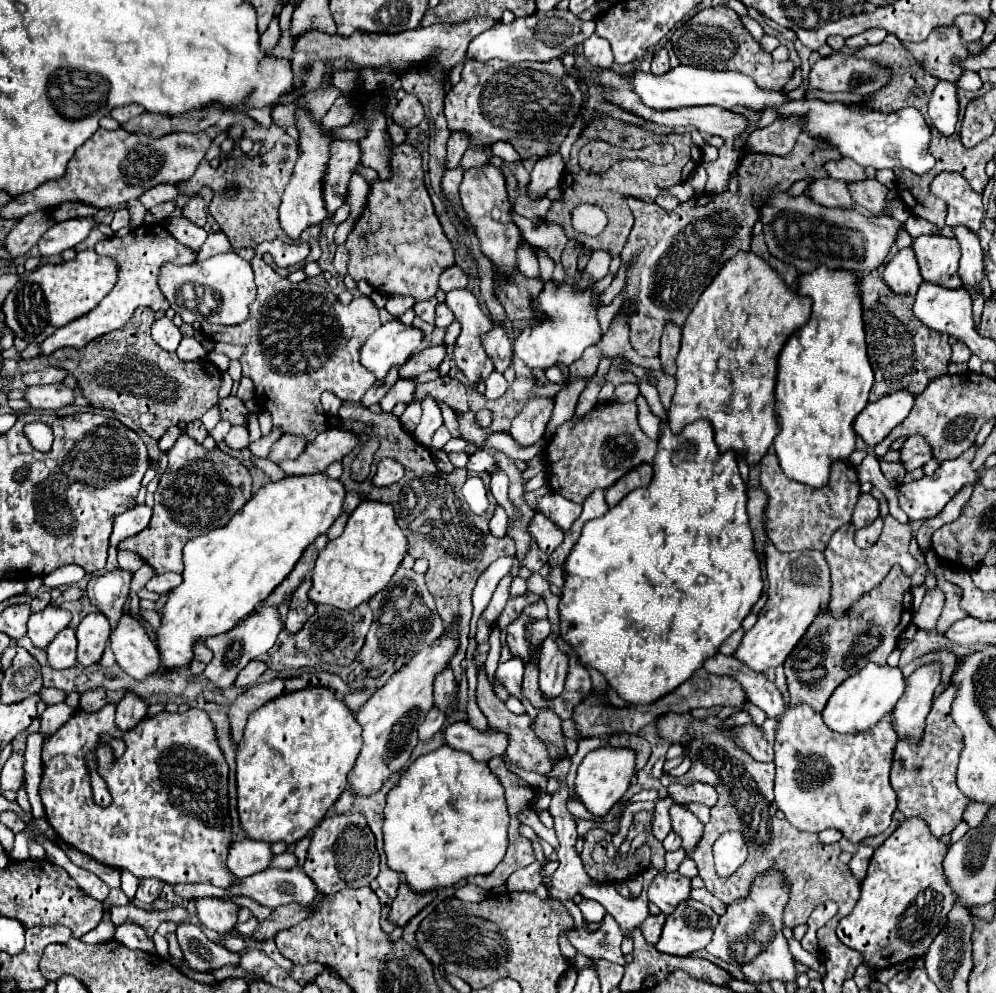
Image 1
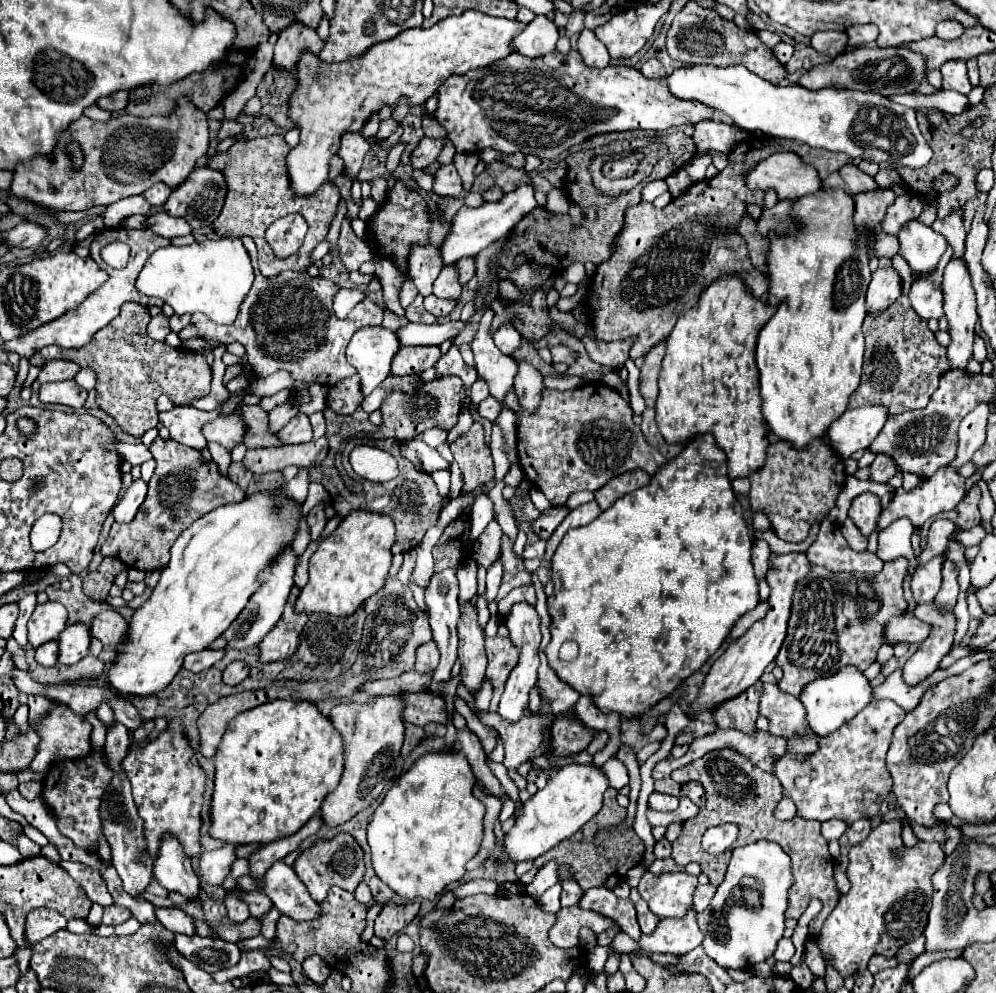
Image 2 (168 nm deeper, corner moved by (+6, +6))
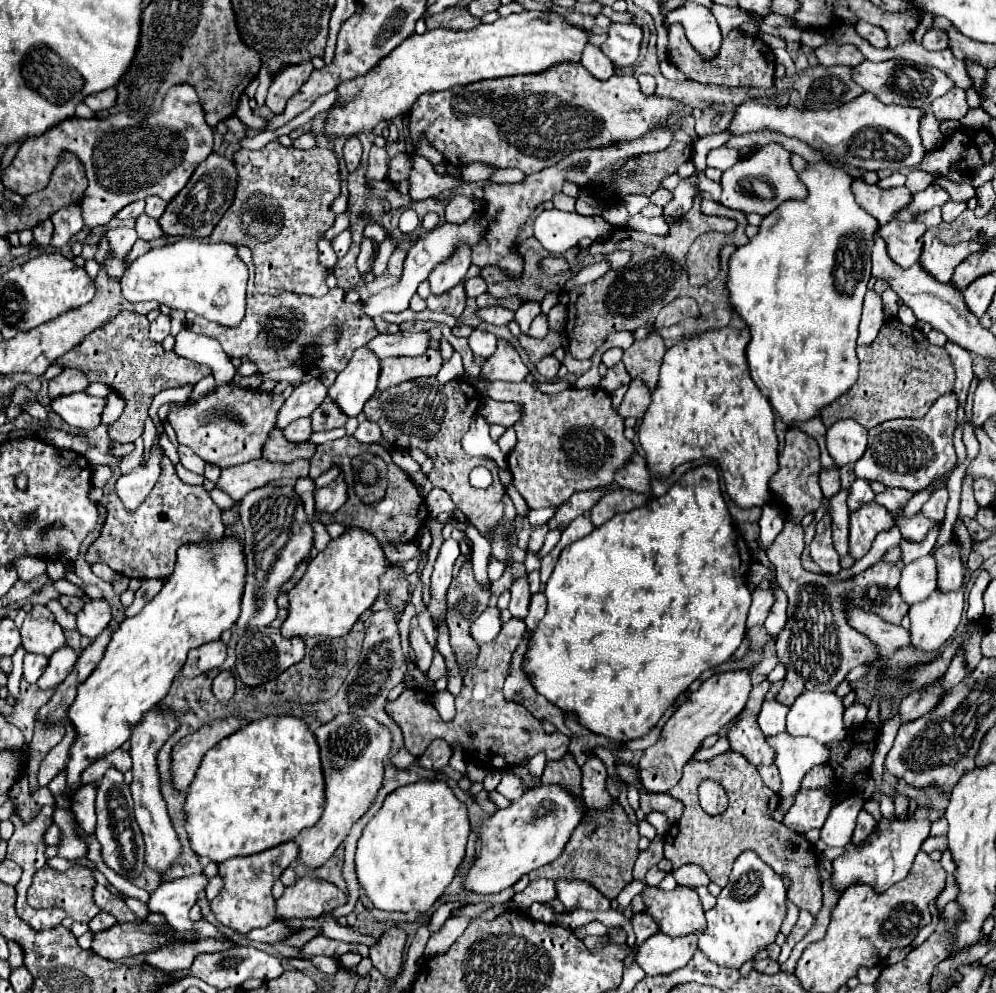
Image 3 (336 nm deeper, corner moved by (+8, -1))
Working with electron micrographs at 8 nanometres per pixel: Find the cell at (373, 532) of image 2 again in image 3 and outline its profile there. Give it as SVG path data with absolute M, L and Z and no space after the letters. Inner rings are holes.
M348 527L344 535L332 539L324 551L310 559L304 577L290 589L288 619L282 623L284 637L312 635L346 635L364 611L372 607L380 593L380 577L386 573L386 555L372 533Z

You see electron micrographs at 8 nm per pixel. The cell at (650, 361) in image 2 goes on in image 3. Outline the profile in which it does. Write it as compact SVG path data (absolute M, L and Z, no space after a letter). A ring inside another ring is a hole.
M632 379L630 389L618 409L622 413L622 417L636 417L636 419L644 417L648 405L650 405L650 391L646 387L648 385L642 379Z

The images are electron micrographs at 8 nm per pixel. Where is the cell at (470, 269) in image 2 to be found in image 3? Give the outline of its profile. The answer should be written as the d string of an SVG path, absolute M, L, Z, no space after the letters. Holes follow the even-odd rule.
M472 277L464 281L464 289L468 297L478 297L480 293L486 293L486 281L482 277Z

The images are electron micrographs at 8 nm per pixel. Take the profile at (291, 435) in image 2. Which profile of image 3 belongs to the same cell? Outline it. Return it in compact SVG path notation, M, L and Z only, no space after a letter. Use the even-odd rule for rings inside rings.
M306 417L292 421L292 423L284 429L284 437L288 437L288 441L292 441L292 443L304 443L304 441L308 441L310 433L312 433L312 429L310 429L310 419L306 419Z

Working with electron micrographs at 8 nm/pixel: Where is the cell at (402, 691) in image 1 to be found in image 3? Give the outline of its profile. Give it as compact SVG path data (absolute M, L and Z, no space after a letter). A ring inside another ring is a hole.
M336 715L332 721L320 725L314 735L320 743L320 757L324 765L326 779L326 805L320 821L298 833L296 843L300 847L300 861L308 867L320 867L344 837L350 833L352 825L366 815L372 807L382 781L384 781L384 759L392 749L392 735L386 725L372 721L372 717L356 715Z

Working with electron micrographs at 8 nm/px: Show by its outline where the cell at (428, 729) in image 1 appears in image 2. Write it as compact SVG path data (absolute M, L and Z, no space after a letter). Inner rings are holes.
M442 570L436 572L426 588L426 604L428 604L428 620L432 628L432 638L438 644L440 650L440 664L434 670L434 678L430 684L430 692L438 694L438 684L450 678L452 664L458 658L458 634L456 634L456 622L460 618L460 608L458 608L458 580L454 570Z

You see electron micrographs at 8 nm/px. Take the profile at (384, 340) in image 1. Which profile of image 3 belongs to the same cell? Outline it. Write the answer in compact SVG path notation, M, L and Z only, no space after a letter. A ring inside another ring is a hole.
M358 347L346 369L336 377L328 395L348 417L356 417L364 403L376 393L380 379L380 359L368 349Z

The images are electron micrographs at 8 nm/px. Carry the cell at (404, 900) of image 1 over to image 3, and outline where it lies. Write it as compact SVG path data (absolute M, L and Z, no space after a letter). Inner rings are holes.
M398 925L386 929L380 939L370 947L370 959L378 971L382 971L386 977L396 977L402 949L406 943L406 931Z

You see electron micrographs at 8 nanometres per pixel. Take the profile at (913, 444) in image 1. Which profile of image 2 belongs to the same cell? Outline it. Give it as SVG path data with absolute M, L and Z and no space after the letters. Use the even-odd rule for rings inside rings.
M880 454L880 456L876 456L874 462L870 464L870 478L868 478L868 480L870 480L870 482L886 484L896 472L898 472L898 468L894 466L894 462L892 462L888 456Z

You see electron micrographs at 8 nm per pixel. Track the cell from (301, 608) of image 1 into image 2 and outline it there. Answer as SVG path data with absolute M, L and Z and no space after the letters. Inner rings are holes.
M294 586L284 614L278 620L278 624L274 626L274 630L270 630L270 634L266 634L266 638L262 638L262 642L258 644L258 658L260 662L282 662L286 658L290 658L296 650L298 650L298 642L300 642L300 632L308 620L306 614L296 614L294 612L294 602L298 598L300 590Z

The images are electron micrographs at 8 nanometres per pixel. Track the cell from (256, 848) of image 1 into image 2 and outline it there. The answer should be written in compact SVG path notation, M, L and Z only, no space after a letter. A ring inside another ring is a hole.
M226 844L218 850L212 852L202 852L200 854L200 862L198 862L198 876L200 876L200 884L212 884L218 886L224 882L226 874L230 872L232 862L236 860L234 856L234 844Z

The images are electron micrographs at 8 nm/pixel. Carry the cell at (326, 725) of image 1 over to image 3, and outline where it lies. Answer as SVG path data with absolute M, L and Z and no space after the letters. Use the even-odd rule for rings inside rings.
M270 715L250 721L236 733L214 745L202 759L202 765L188 787L186 831L198 857L210 857L222 863L238 855L254 855L274 845L292 841L302 829L316 825L324 813L326 783L320 761L320 745L304 719L294 715Z

